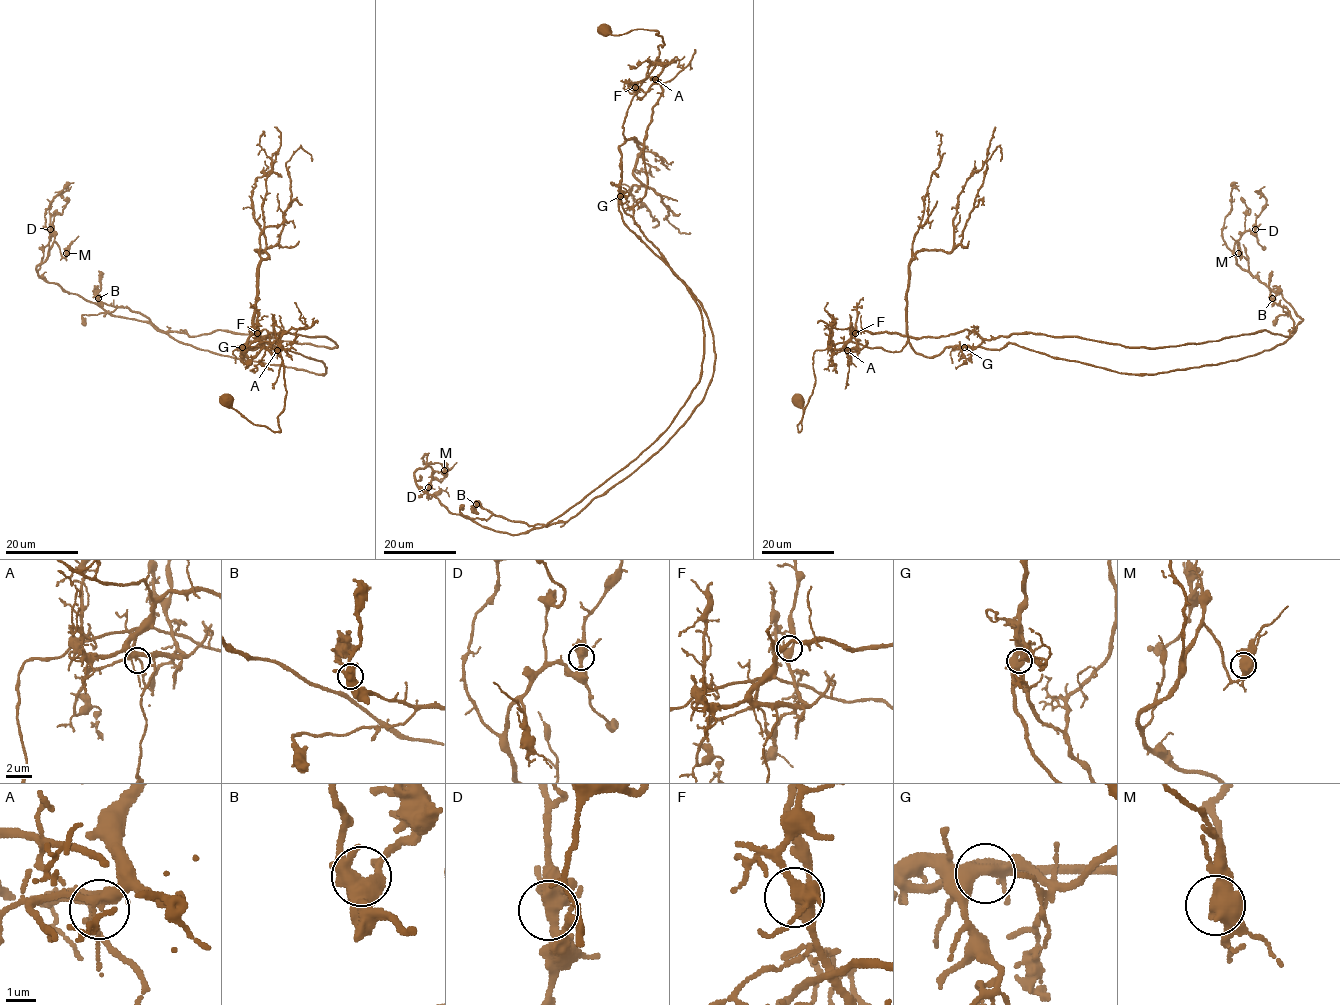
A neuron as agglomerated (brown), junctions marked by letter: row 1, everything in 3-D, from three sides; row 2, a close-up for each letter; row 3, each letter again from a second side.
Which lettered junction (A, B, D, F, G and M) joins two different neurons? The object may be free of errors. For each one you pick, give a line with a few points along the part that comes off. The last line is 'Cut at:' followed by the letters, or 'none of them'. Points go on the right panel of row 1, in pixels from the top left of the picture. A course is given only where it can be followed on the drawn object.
G: (964, 347), (1025, 333), (1127, 347), (1218, 341), (1264, 329), (1289, 336), (1293, 320), (1272, 300), (1272, 271)
Cut at: G

